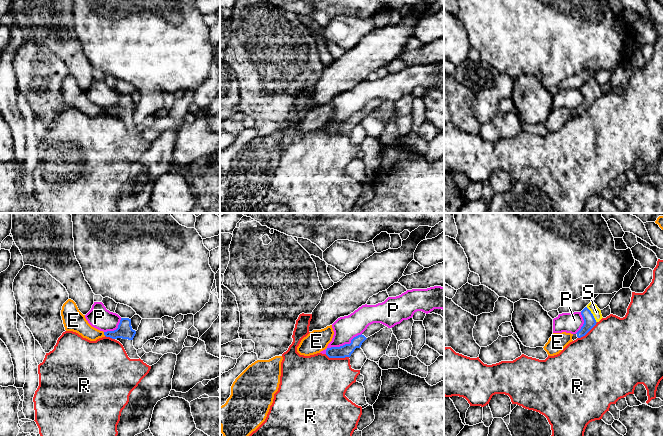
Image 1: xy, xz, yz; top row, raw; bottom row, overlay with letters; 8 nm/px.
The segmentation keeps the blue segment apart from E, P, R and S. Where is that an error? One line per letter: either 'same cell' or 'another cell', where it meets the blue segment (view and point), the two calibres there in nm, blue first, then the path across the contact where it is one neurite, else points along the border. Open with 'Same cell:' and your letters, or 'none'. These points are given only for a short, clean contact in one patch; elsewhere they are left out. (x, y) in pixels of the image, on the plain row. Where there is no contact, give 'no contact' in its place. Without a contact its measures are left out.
Same cell: S
E: another cell; meets blue in xy at (104, 110); 120 nm thick on the blue side, 160 nm on the other; border along xy (103, 108), (105, 111)
P: another cell; meets blue in xz at (343, 121); 100 nm thick on the blue side, 190 nm on the other; border along xz (361, 109), (356, 111), (349, 119), (329, 123), (325, 129)
R: another cell; meets blue in xz at (337, 133); 100 nm thick on the blue side, 440 nm on the other; border along xz (325, 130), (329, 133), (348, 133)
S: same cell; meets blue in yz at (592, 91); 100 nm thick on the blue side, 70 nm on the other; runs through yz (589, 97), (592, 91), (596, 88)

